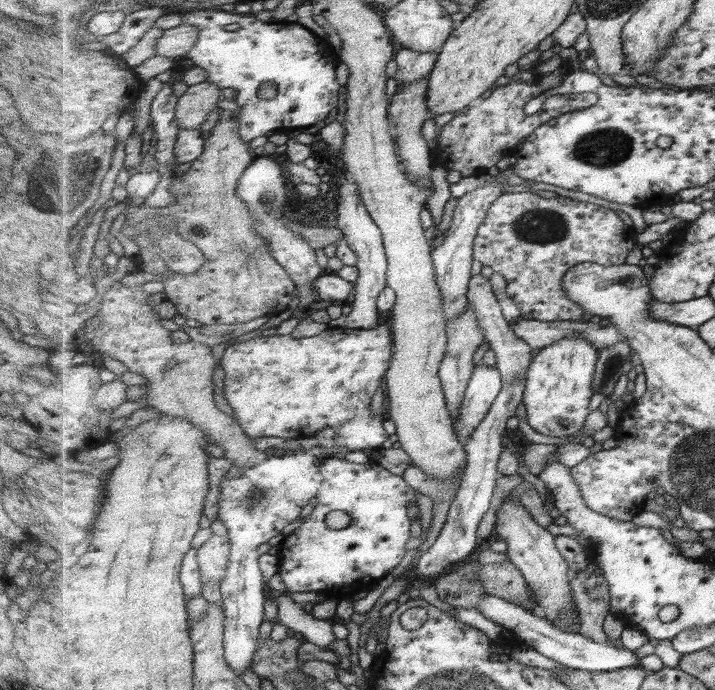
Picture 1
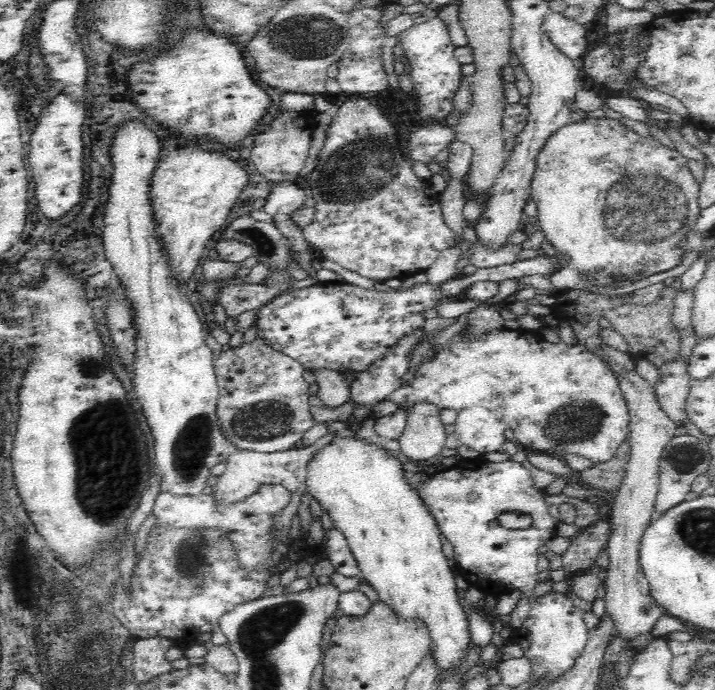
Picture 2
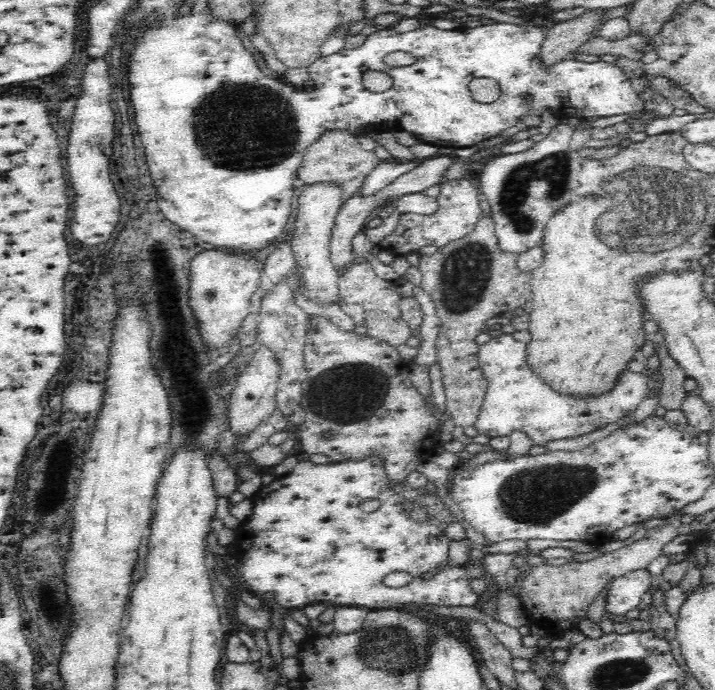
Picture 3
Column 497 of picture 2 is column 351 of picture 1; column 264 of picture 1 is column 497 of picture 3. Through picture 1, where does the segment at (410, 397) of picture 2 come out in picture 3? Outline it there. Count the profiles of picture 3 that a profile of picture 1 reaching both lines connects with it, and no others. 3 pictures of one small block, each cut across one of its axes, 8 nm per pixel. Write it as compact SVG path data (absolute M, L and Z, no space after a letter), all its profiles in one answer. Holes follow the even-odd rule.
M510 329L480 345L478 363L486 377L487 394L475 423L478 434L497 440L505 439L512 430L522 430L534 446L545 446L550 441L576 438L619 421L636 410L650 392L648 375L626 371L619 384L598 399L582 401L559 396L542 386L542 381L527 368L526 350L527 344L514 339Z

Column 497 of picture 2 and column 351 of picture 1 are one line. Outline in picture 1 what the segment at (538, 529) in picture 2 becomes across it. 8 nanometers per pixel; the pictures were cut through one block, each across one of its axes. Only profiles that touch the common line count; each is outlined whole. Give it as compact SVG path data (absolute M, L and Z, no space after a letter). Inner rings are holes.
M337 454L331 456L329 458L325 458L322 462L322 472L325 476L325 481L323 481L323 485L318 491L318 496L315 496L313 502L317 503L315 505L315 510L313 510L313 514L303 521L301 524L301 528L297 527L297 530L291 533L291 536L287 538L285 536L282 542L279 544L279 552L277 554L277 558L279 559L280 565L278 566L278 574L282 578L284 585L288 589L288 594L292 592L319 592L320 594L327 595L329 599L336 600L342 597L349 597L357 592L361 592L361 590L368 591L369 589L373 589L385 575L391 573L391 570L395 568L395 566L399 566L401 564L401 560L405 558L405 552L407 552L407 540L411 538L411 520L409 519L409 514L407 514L406 504L409 501L415 503L413 498L413 492L415 491L403 478L402 475L395 475L389 472L387 468L383 468L381 464L377 463L375 460L369 460L362 464L356 464L353 462L347 462L347 460L343 459L341 455ZM333 510L343 510L343 512L349 512L351 514L351 523L347 528L343 528L343 530L333 530L327 526L327 514L329 512L333 512Z

